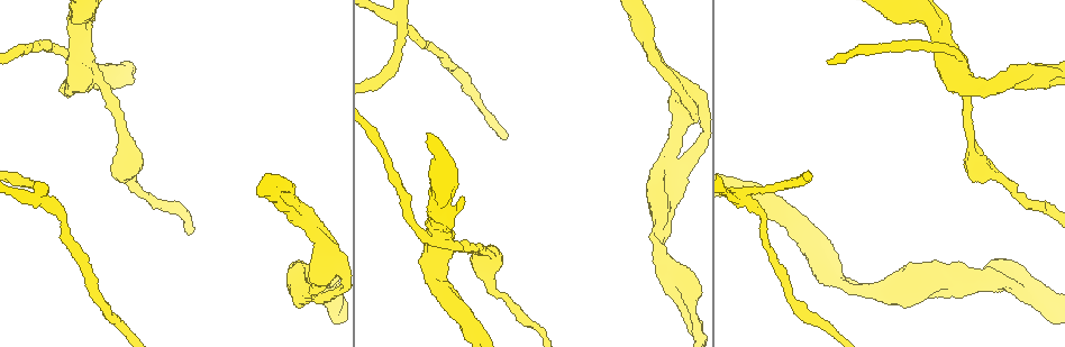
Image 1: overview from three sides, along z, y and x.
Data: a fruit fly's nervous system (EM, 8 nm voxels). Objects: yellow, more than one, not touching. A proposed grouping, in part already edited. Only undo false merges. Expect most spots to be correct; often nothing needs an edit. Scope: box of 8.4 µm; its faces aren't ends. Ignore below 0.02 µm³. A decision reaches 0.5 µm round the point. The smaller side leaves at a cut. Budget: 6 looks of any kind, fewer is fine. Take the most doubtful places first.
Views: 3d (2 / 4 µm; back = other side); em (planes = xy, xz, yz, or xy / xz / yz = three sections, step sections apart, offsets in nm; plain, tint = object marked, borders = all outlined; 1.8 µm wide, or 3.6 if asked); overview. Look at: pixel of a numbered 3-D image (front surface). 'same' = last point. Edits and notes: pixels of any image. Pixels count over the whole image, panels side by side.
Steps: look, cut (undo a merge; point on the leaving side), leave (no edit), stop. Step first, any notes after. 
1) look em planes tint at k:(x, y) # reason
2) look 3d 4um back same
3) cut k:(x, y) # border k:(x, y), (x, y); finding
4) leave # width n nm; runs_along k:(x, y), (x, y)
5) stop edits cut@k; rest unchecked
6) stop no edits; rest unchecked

look em xy step 16 tint at 1:(43, 194)

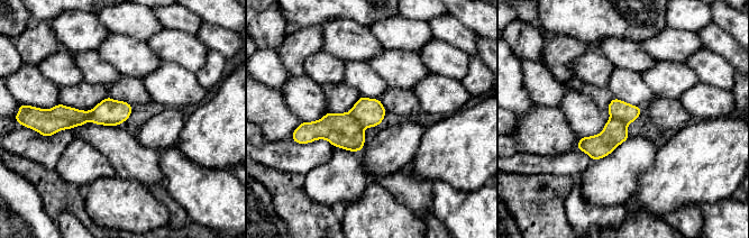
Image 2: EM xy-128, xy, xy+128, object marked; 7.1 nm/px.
look em planes tint same # cut it another way

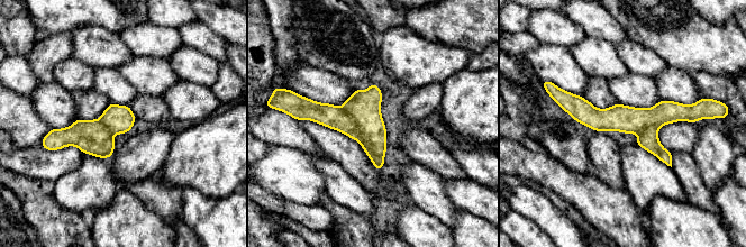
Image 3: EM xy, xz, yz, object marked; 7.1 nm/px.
cut 3:(364, 107) # part_leaving 3:(562, 101), (593, 118), (692, 119); a second cell is stuck on

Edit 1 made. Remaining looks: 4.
look overview # see it whole again

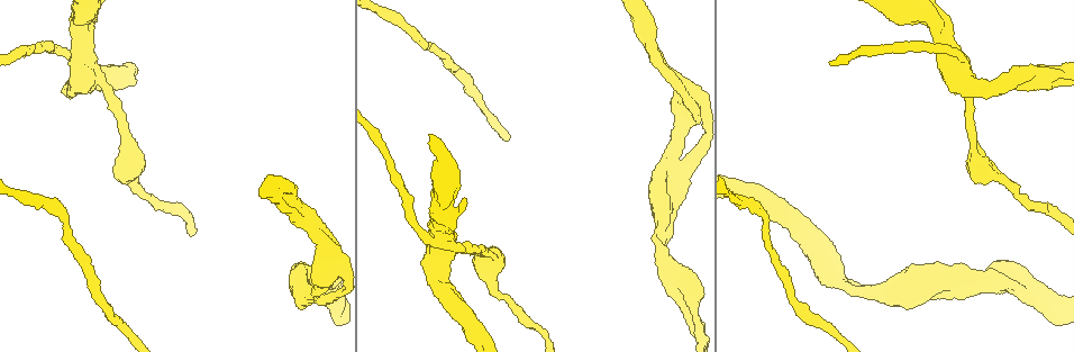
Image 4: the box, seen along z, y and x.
look 3d 4um at 4:(953, 73) # sudden change in width

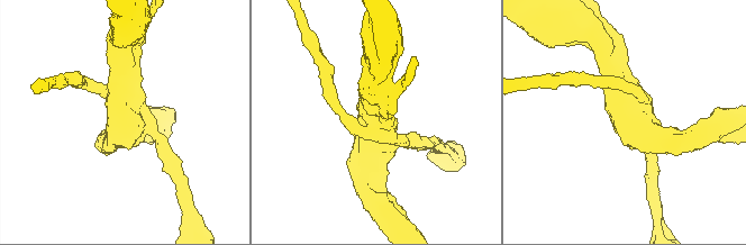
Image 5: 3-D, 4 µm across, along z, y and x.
look em 3.6um planes tint at 5:(625, 121) # need the tissue

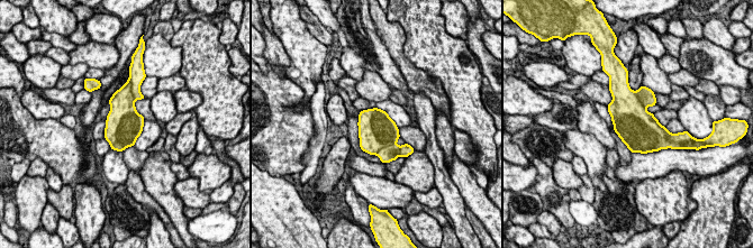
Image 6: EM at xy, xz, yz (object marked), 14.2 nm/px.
cut 6:(646, 97) # arms 4; a second cell is stuck on

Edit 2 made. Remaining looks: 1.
look em xz step 8 tint at 4:(679, 84) # side arm on a straight run

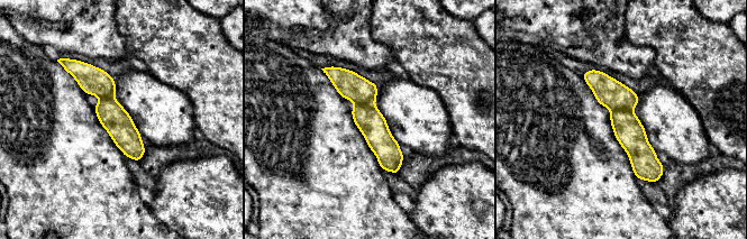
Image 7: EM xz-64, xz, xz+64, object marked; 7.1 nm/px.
leave # runs_along 7:(588, 74), (621, 108), (655, 175); all the same cell

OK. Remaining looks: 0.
stop edits cut@3, cut@6; rest unchecked

